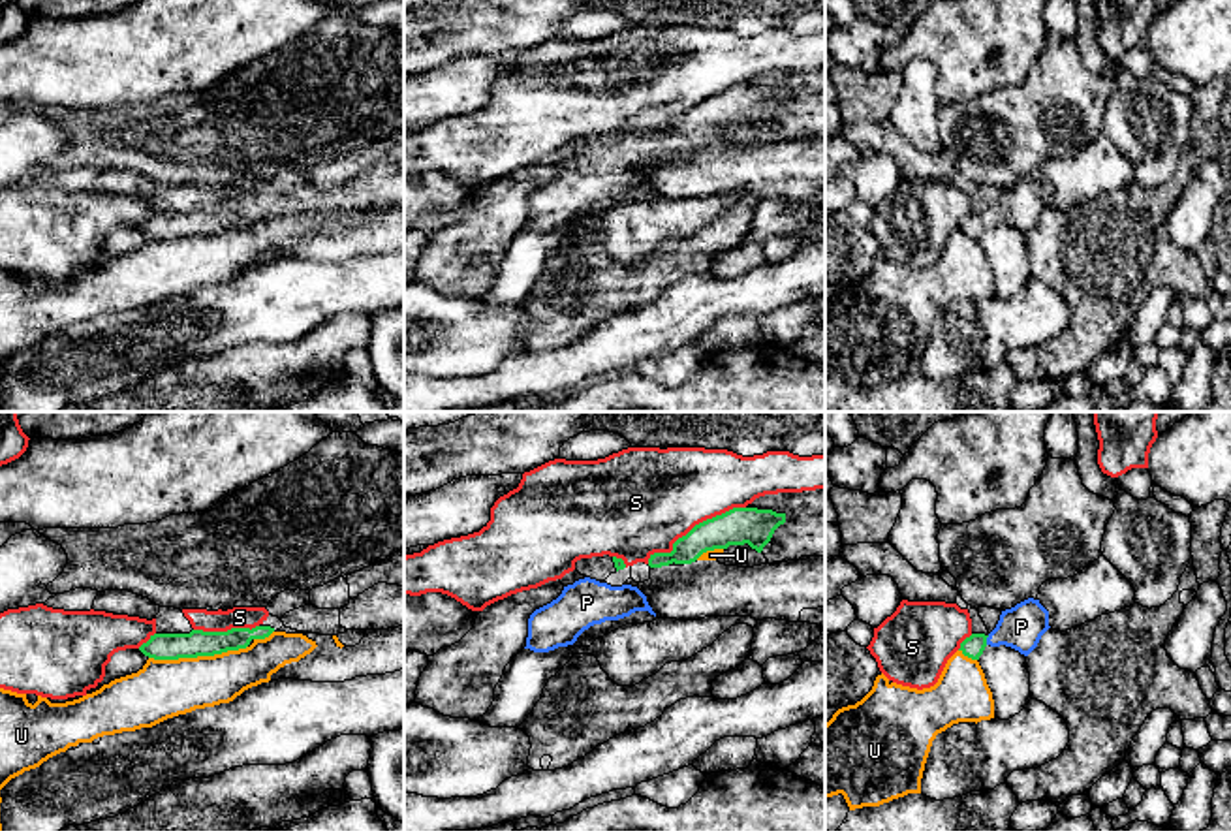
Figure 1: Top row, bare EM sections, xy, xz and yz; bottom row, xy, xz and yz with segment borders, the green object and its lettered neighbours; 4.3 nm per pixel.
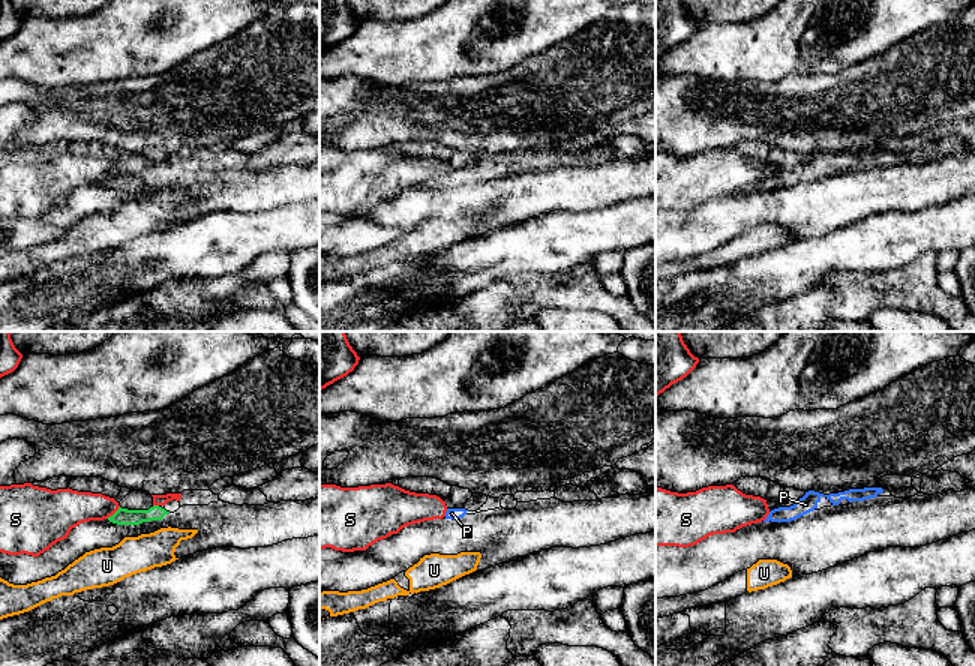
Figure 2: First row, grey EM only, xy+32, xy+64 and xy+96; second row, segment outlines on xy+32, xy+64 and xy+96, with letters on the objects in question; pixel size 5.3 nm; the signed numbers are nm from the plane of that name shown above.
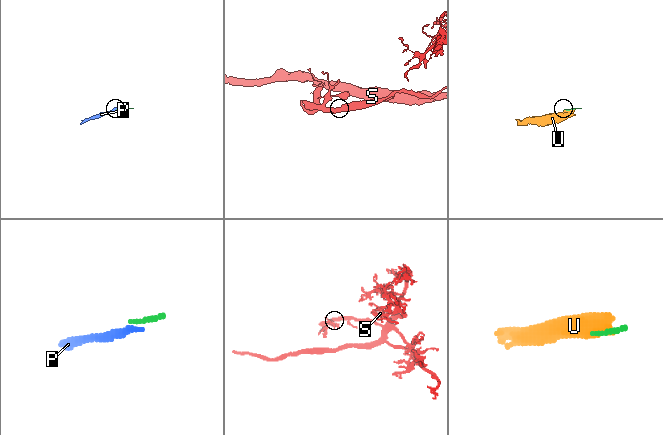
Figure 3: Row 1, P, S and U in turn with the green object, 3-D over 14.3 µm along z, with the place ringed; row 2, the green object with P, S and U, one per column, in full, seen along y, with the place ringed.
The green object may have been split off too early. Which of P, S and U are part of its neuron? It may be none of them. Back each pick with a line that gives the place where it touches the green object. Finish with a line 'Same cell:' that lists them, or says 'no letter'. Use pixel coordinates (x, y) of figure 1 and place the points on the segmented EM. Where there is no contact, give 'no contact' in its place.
P: contact yz (985, 640)
Same cell: P

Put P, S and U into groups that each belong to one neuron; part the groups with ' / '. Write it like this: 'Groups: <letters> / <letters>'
Groups: P / S / U

